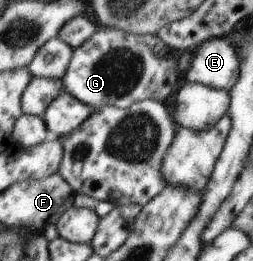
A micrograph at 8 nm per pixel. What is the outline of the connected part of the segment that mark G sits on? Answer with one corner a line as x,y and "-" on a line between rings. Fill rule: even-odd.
113,27
101,28
88,38
80,47
73,49
69,66
62,78
64,90
78,98
92,111
98,111
106,106
116,106
120,109
129,108
133,103
147,99
166,102
167,98
177,90
177,53
172,51
156,34
152,36
134,35

